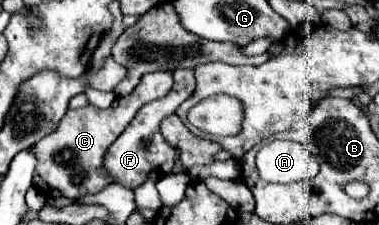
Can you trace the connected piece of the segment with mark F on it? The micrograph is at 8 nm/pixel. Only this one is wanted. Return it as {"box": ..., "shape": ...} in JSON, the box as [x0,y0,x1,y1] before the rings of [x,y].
{"box":[104,69,196,187],"shape":[[[178,69],[174,71],[174,85],[170,89],[170,93],[162,99],[150,101],[148,105],[144,105],[136,119],[126,127],[126,131],[116,139],[116,143],[108,149],[106,157],[104,157],[104,167],[110,171],[110,175],[116,179],[116,183],[122,183],[124,187],[138,187],[144,183],[144,179],[148,179],[152,173],[158,173],[160,167],[164,165],[164,161],[168,157],[176,157],[176,149],[166,143],[166,139],[160,133],[160,121],[174,113],[178,109],[180,103],[184,103],[196,89],[196,79],[194,79],[194,71],[192,69]]]}

